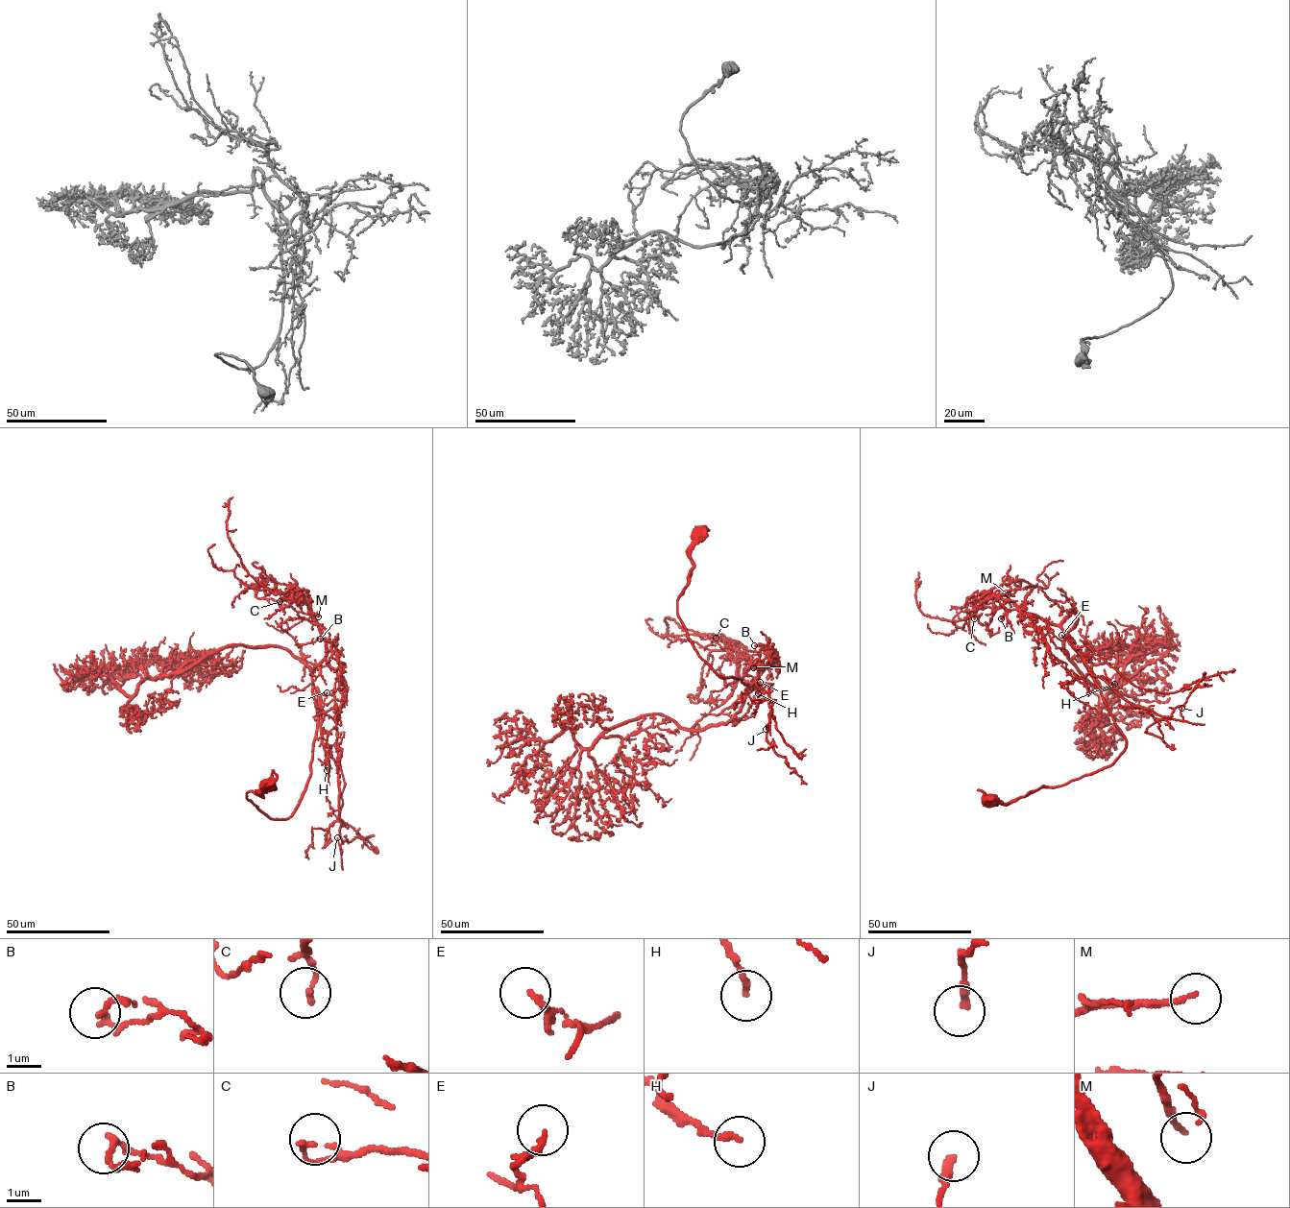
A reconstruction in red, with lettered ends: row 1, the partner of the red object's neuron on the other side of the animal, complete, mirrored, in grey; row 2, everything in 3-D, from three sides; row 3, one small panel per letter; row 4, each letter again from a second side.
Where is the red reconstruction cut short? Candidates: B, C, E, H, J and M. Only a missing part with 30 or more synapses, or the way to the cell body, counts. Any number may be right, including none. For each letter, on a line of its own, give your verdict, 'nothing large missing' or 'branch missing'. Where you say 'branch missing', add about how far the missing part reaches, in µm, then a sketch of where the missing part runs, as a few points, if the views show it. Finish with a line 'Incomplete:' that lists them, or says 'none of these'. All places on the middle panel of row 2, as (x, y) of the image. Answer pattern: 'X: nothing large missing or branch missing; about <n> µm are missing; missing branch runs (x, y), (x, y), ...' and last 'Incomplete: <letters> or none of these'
B: nothing large missing
C: nothing large missing
E: nothing large missing
H: nothing large missing
J: nothing large missing
M: nothing large missing
Incomplete: none of these

